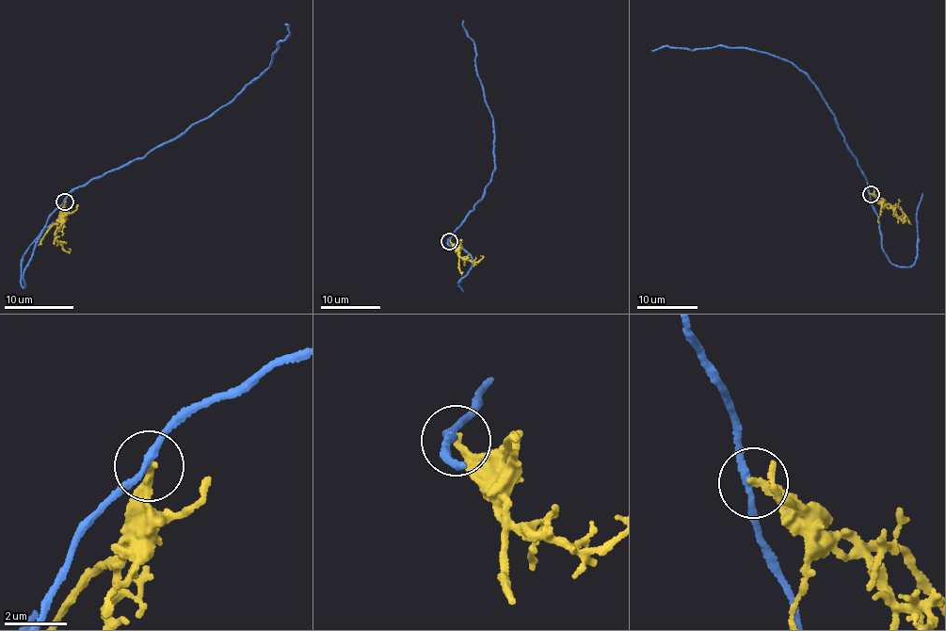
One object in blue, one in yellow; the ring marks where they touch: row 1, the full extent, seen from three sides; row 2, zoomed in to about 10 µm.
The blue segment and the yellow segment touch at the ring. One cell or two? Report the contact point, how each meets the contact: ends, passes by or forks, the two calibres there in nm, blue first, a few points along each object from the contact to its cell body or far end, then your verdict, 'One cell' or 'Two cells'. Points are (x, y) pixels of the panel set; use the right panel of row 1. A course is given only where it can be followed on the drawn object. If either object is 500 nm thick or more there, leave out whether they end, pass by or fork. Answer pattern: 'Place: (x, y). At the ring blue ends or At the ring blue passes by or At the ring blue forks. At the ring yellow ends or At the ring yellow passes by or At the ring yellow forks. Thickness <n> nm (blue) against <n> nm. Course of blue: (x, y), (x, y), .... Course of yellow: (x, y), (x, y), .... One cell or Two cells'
Place: (871, 194). At the ring blue passes by. At the ring yellow ends. Thickness 200 nm (blue) against 280 nm. Course of blue: (870, 194), (833, 114), (814, 83), (792, 63), (748, 47), (720, 44), (700, 49), (661, 46), (651, 50). Course of yellow: (870, 194), (884, 200), (904, 221), (900, 220). Two cells

